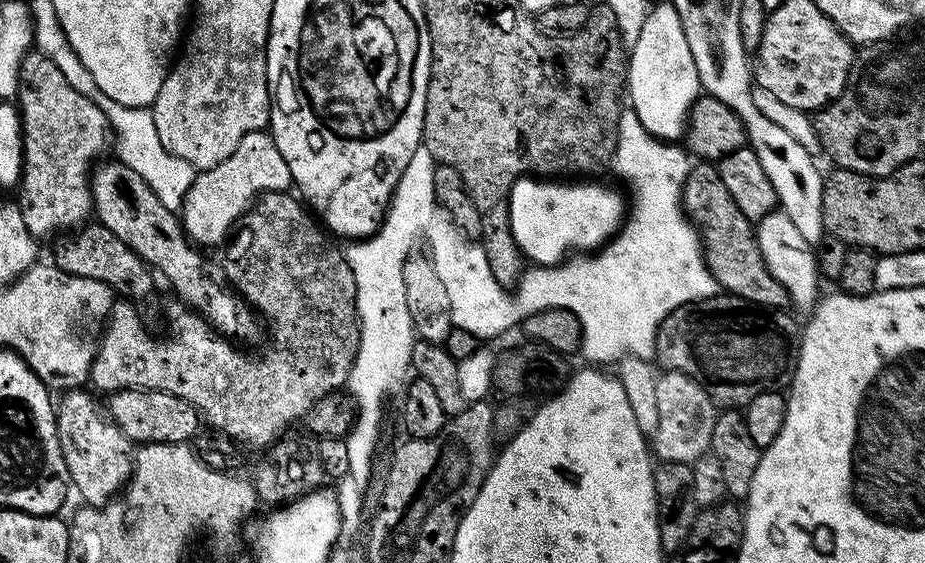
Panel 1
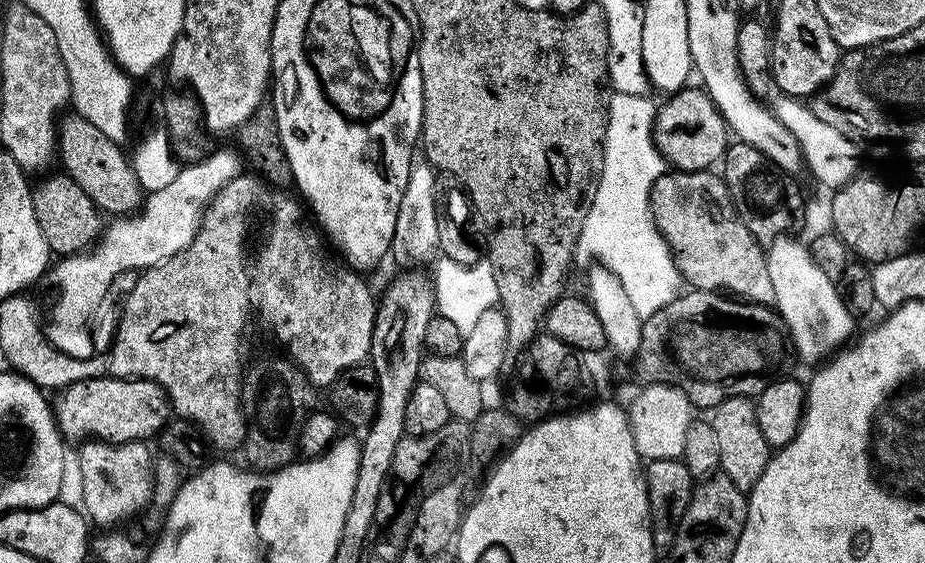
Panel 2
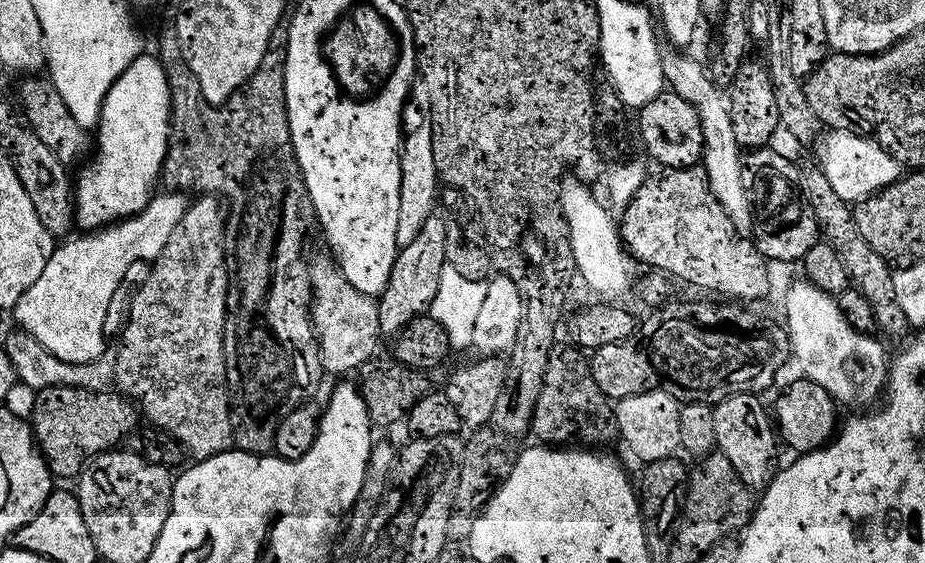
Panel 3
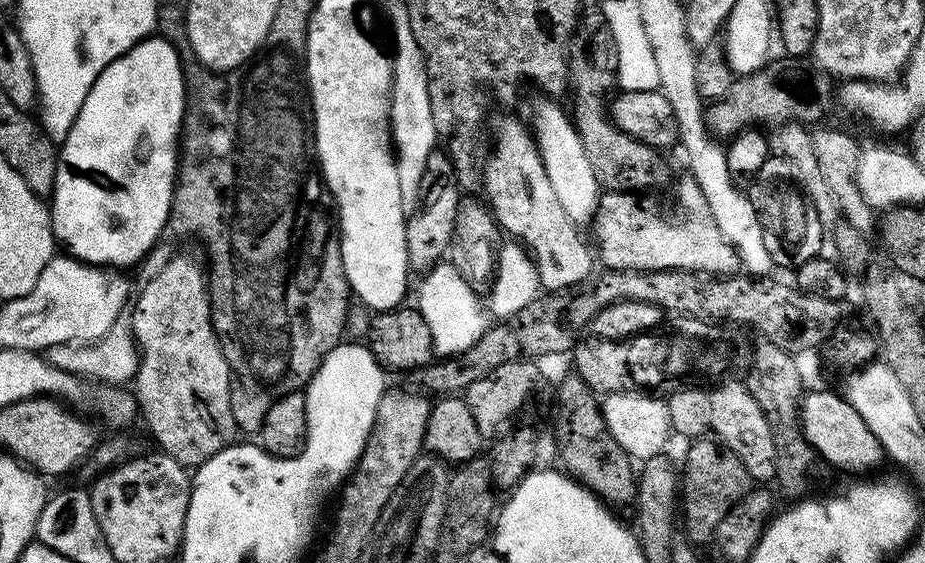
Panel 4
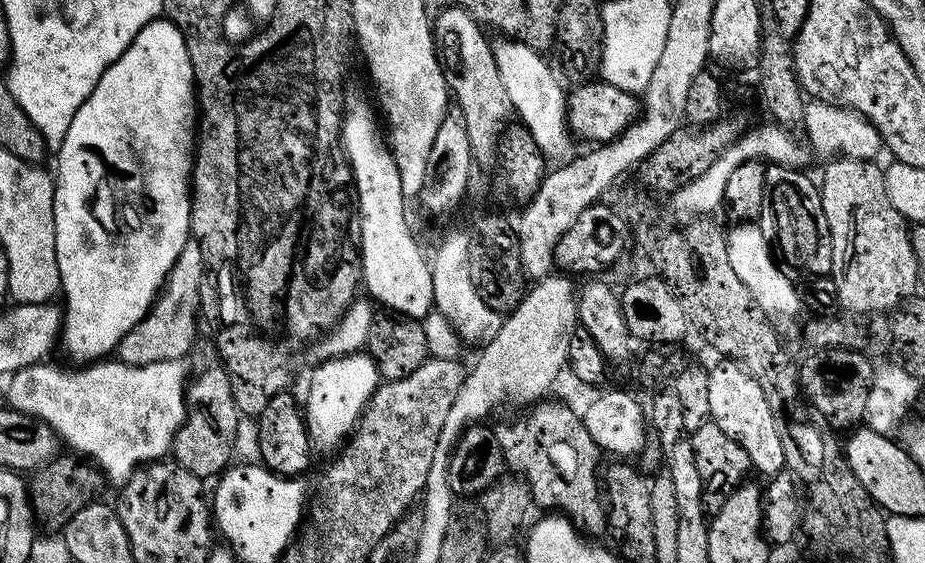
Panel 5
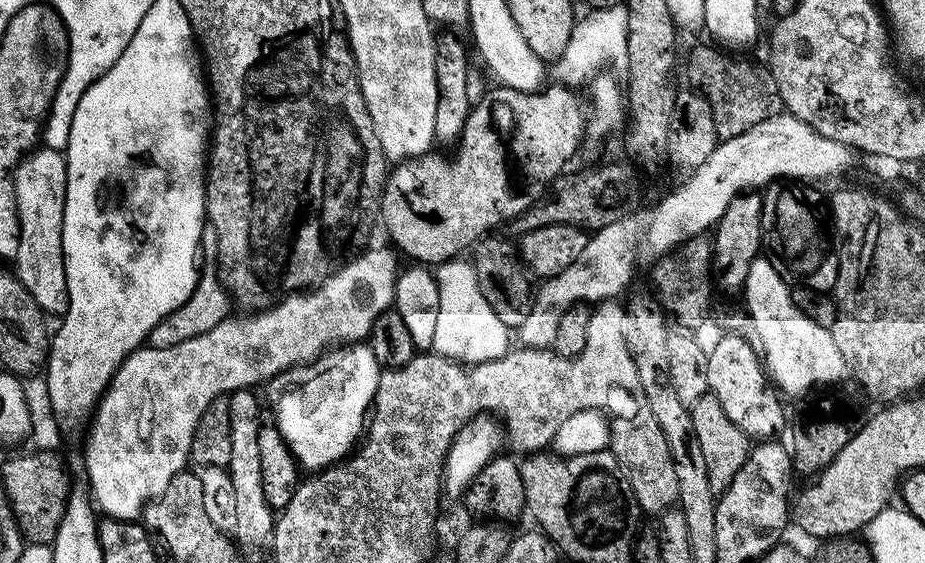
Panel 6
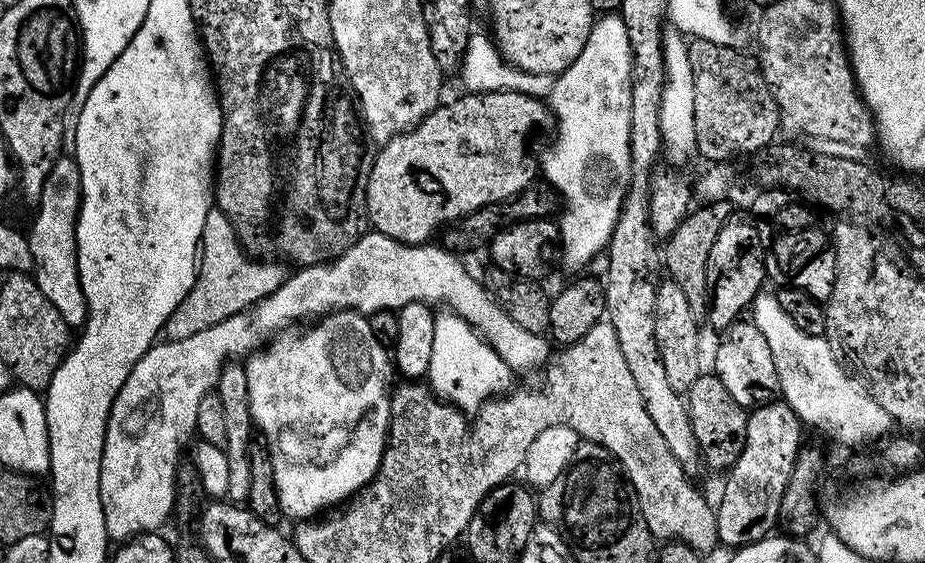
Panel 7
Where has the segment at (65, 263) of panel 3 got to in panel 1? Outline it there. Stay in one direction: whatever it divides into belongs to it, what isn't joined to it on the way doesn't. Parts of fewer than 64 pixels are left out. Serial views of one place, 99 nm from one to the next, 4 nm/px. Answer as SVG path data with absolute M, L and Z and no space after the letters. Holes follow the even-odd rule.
M267 131L251 132L238 142L238 150L213 168L205 168L197 175L186 194L182 209L182 223L189 240L197 245L220 244L229 239L238 221L265 192L288 192L293 187L290 166L282 158L278 146Z

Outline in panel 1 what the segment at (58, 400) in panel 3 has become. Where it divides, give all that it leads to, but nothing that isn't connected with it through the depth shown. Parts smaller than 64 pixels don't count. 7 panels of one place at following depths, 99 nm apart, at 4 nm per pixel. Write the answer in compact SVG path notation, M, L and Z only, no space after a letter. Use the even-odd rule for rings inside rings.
M123 388L107 397L106 411L128 435L128 439L137 445L188 444L202 432L202 417L198 409L173 392L159 392L153 388Z

